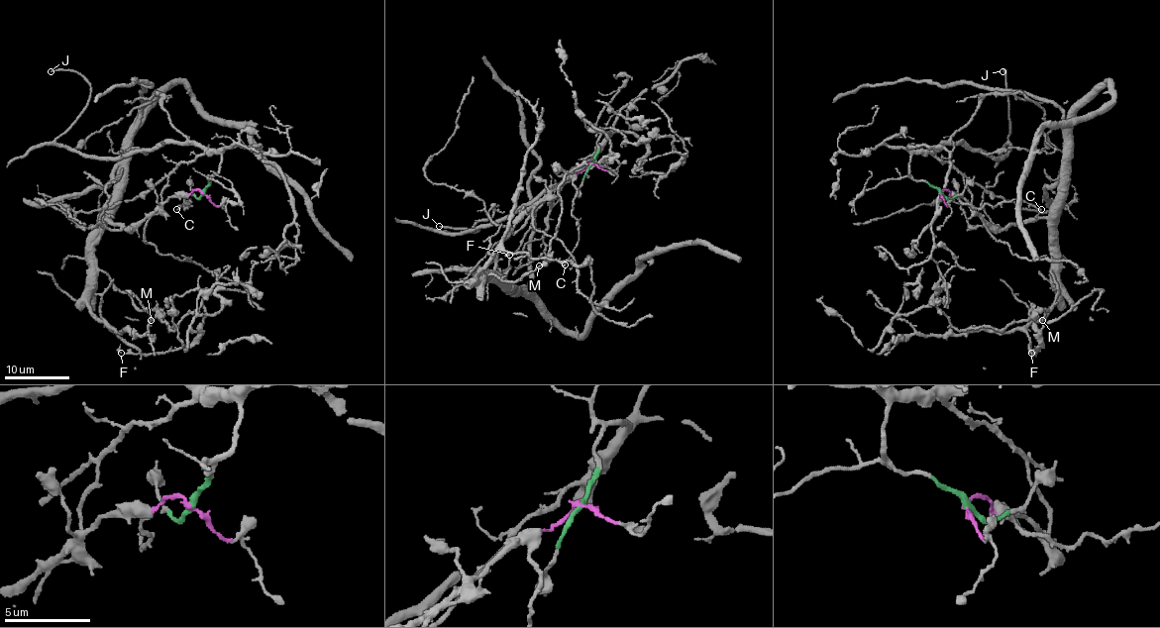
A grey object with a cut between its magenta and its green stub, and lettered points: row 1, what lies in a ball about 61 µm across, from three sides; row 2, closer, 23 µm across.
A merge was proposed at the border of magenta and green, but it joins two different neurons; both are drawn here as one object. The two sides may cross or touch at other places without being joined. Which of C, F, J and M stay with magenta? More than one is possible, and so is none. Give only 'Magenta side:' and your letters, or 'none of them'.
Magenta side: C, F, M

